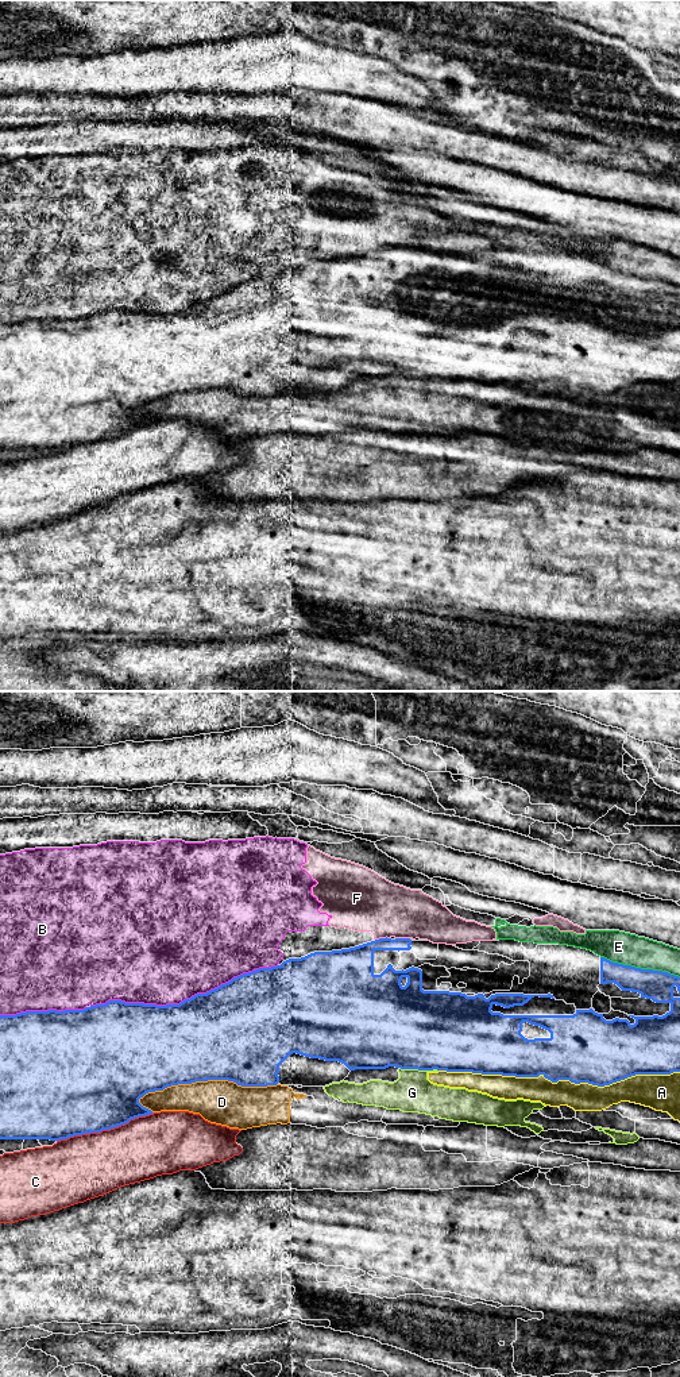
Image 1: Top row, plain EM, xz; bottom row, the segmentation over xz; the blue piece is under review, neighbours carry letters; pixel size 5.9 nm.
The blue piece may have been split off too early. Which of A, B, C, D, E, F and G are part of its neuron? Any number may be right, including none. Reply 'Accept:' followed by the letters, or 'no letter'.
Accept: no letter

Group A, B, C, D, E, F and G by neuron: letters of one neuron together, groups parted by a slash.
A D G / B F / C / E

